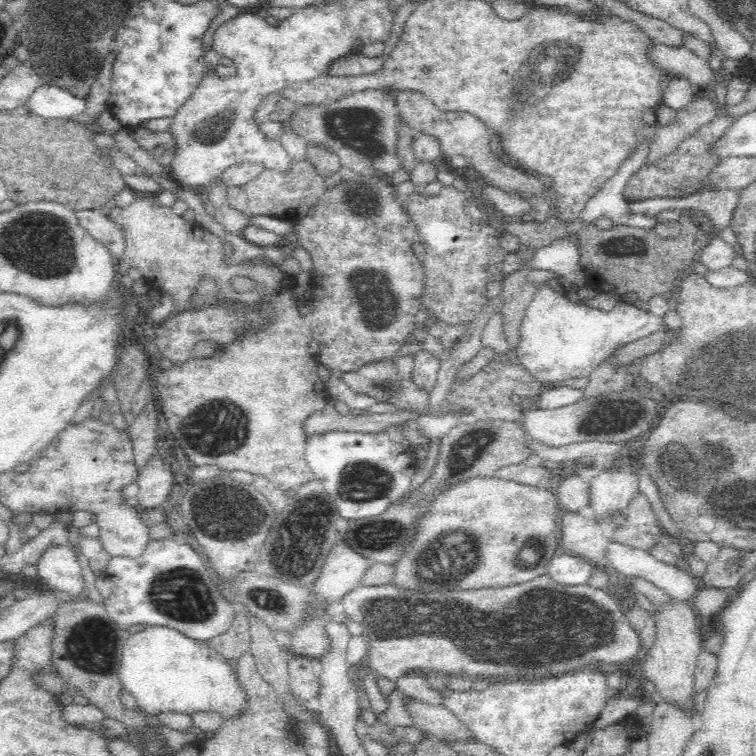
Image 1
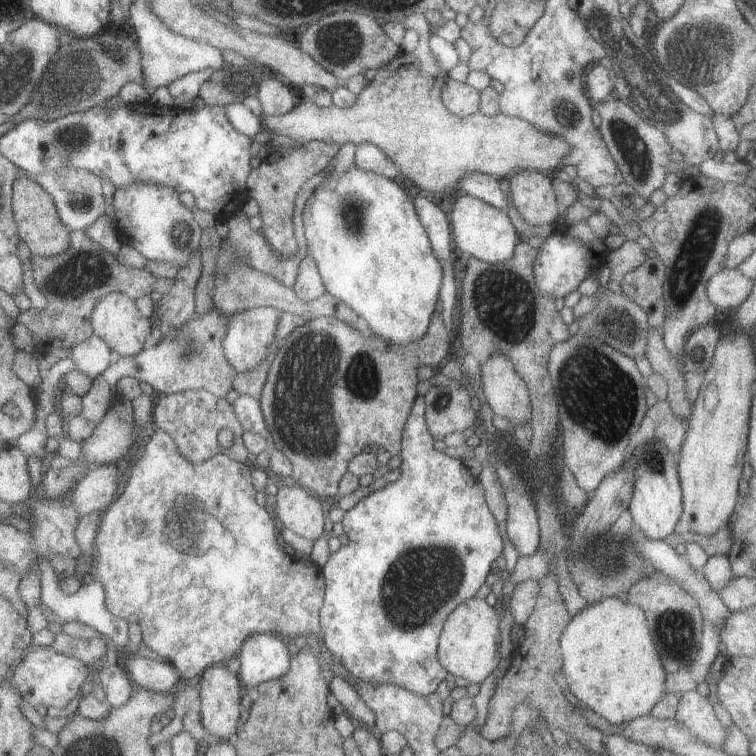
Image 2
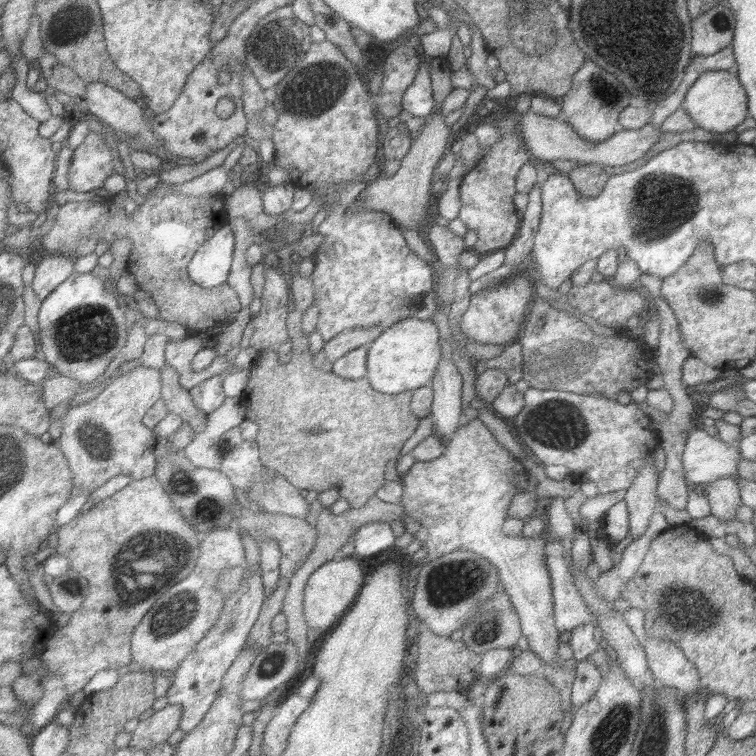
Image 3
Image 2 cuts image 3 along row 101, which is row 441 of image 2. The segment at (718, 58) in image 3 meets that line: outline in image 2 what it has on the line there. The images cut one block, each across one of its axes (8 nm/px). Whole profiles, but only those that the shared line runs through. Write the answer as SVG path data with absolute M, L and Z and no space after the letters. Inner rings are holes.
M667 398L663 402L657 402L655 406L647 408L647 416L655 424L655 428L653 428L655 438L659 438L673 456L679 456L681 444L685 440L685 432L689 430L689 418L687 420L677 418L673 414Z

